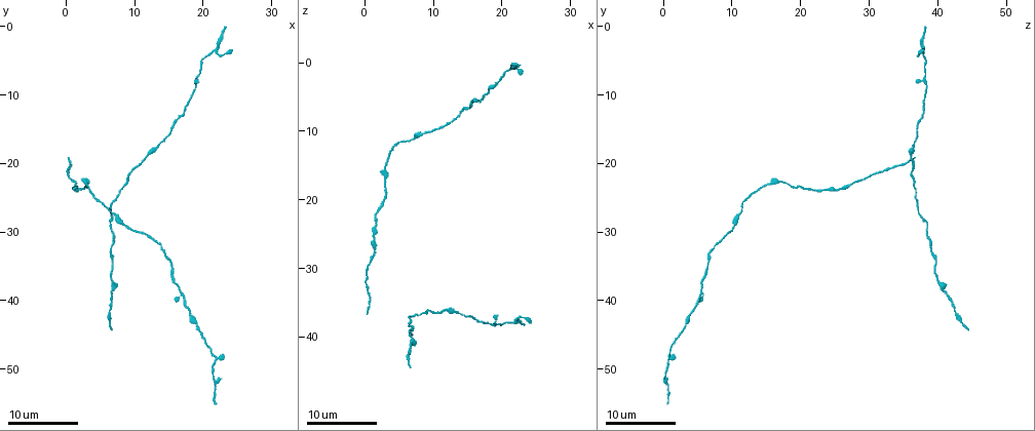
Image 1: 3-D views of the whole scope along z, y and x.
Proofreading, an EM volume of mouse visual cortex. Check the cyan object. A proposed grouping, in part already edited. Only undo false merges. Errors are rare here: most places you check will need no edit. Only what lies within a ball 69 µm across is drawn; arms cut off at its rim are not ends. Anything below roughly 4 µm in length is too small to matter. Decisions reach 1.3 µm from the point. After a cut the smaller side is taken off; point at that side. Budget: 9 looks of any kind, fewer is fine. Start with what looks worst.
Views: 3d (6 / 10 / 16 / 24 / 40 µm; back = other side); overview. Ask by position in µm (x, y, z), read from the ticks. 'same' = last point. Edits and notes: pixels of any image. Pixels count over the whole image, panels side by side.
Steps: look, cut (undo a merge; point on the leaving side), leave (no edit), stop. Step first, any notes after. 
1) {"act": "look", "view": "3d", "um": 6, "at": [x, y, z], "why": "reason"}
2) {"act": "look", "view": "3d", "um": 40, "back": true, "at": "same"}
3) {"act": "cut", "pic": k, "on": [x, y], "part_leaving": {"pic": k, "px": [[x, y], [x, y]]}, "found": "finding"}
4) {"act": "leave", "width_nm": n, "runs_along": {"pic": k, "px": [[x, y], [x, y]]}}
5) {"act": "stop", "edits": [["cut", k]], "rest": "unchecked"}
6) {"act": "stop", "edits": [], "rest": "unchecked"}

{"act": "look", "view": "3d", "um": 16, "at": [17.0, 39.0, 5.5], "why": "sudden change in width"}

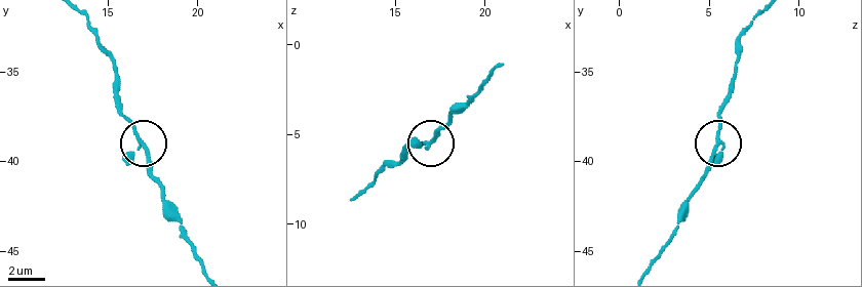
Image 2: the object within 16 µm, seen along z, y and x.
{"act": "leave", "runs_along": {"pic": 2, "px": [[87, 17], [113, 64], [119, 105], [162, 191]]}, "found": "continuous, no second neuron"}

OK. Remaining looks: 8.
{"act": "look", "view": "3d", "um": 10, "at": [18.5, 9.0, 38.0], "why": "calibre changes"}

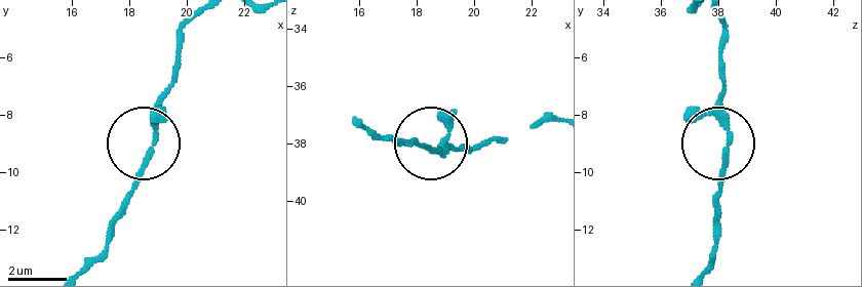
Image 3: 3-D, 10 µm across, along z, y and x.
{"act": "leave", "found": "all the same neuron"}

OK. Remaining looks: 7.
{"act": "look", "view": "3d", "um": 6, "at": [11.5, 19.0, 36.0], "why": "sudden change in width"}

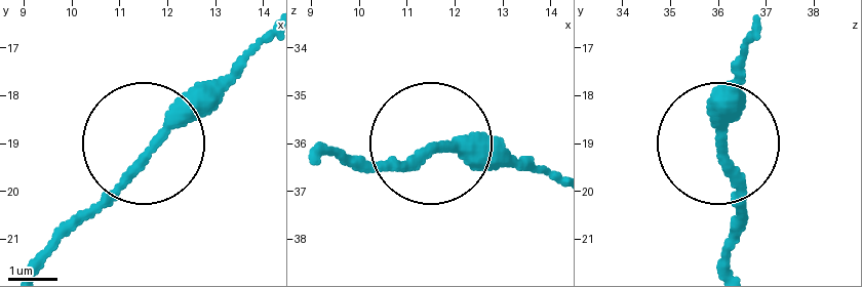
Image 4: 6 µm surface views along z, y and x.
{"act": "look", "view": "3d", "um": 6, "back": true, "at": [11.55, 19.25, 36.10]}

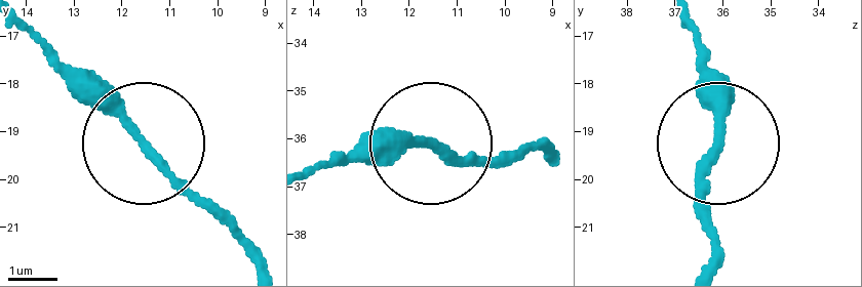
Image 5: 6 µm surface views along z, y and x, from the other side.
{"act": "leave", "width_nm": 210, "found": "one neuron here"}

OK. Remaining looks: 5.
{"act": "look", "view": "3d", "um": 10, "at": [6.5, 36.5, 39.5], "why": "thick turns thin"}

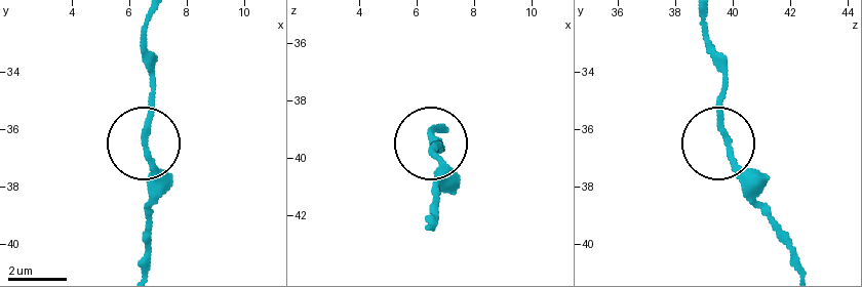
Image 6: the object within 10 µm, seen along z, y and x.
{"act": "leave", "width_nm": 190, "found": "all the same neuron"}

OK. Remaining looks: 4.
{"act": "stop", "edits": [], "rest": "unchecked"}

